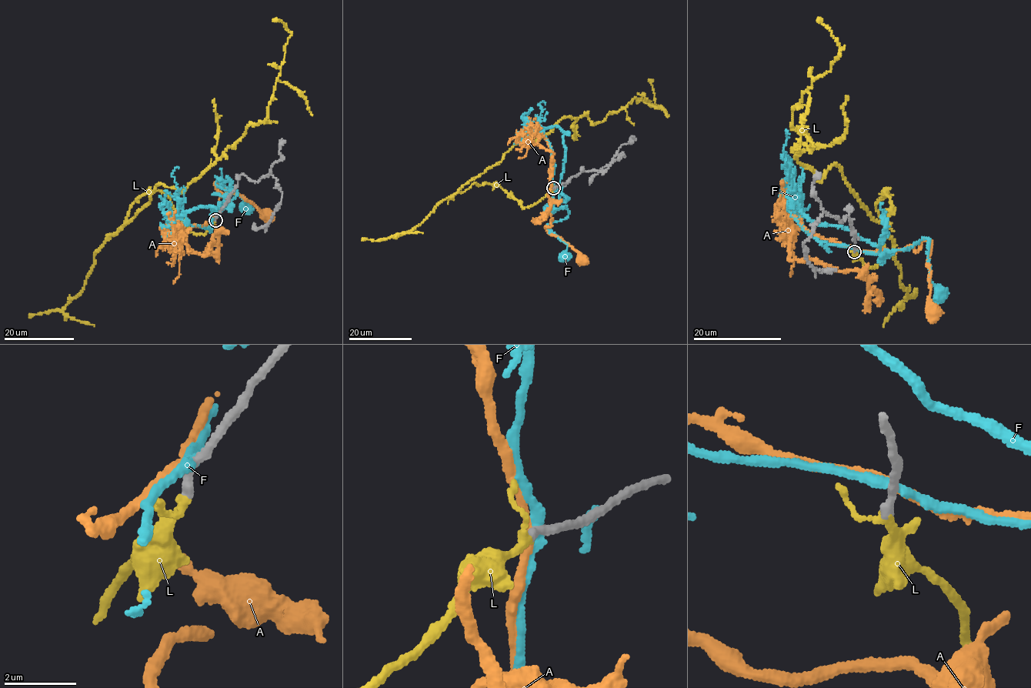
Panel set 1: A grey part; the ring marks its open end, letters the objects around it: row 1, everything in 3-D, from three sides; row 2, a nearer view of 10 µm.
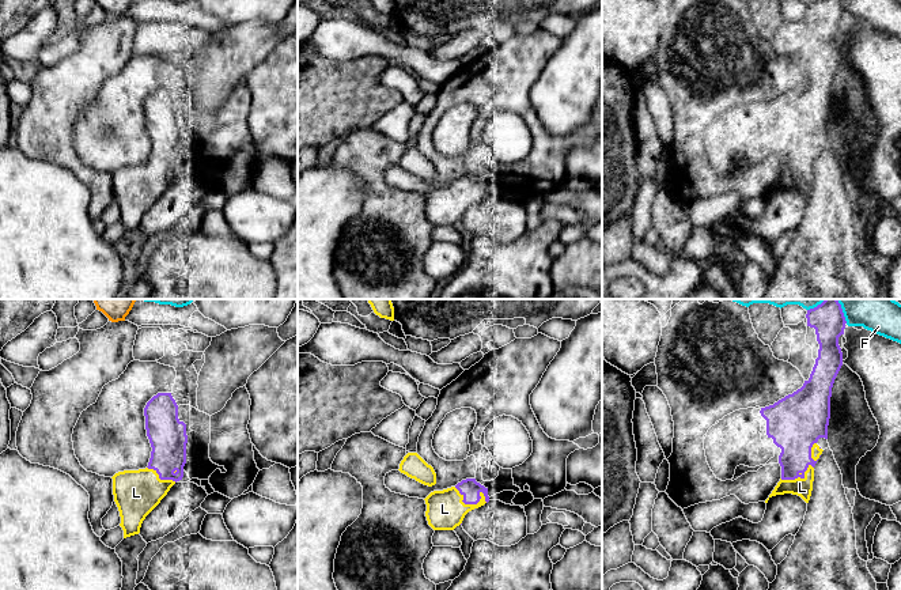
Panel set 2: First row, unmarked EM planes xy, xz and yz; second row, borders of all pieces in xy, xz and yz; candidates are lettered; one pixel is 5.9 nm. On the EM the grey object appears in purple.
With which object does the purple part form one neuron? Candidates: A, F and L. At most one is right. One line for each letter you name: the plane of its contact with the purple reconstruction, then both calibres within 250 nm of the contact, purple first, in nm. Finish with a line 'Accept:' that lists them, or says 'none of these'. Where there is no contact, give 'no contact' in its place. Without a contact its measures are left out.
L: meets purple in xz; 120 nm thick on the purple side, 220 nm on the other
Accept: L

